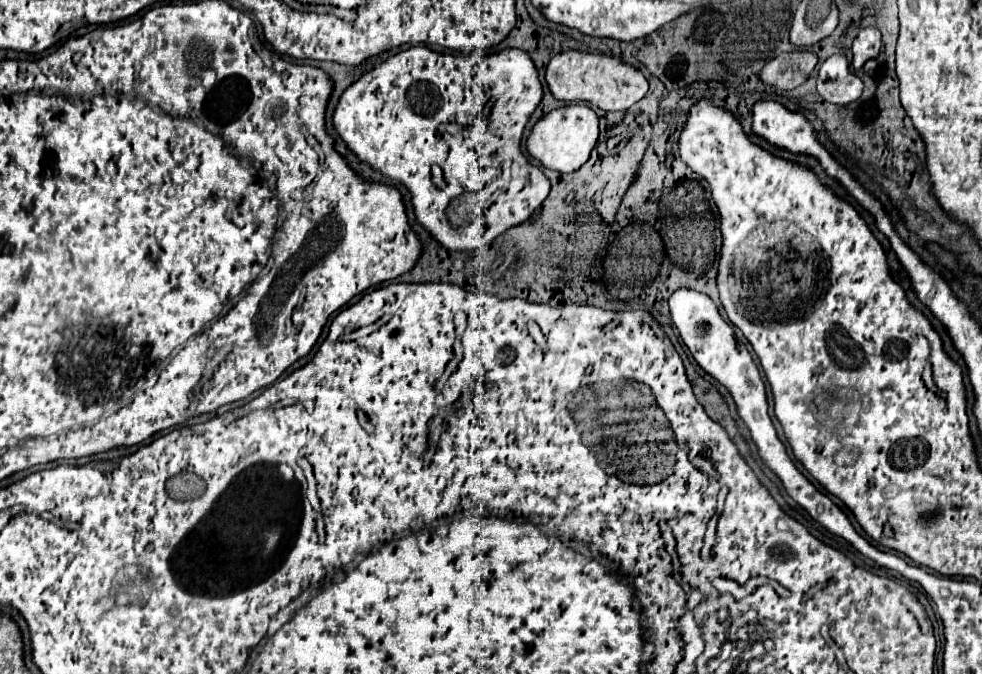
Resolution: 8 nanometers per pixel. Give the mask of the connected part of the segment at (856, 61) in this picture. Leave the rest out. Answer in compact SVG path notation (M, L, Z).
M868 27L868 31L862 29L852 43L852 67L858 71L868 59L876 59L880 47L882 47L880 31L872 27Z

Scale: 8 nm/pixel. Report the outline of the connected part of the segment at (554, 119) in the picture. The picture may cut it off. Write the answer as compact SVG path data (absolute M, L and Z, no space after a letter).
M566 105L554 109L538 121L528 137L528 153L538 159L544 167L558 173L578 171L590 157L598 141L598 115L588 105Z

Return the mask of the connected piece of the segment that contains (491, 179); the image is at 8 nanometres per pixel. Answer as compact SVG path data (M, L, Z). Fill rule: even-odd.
M410 47L408 51L402 51L402 53L398 53L398 55L394 55L394 57L390 57L388 61L384 61L380 67L376 67L374 71L370 71L370 73L366 73L366 75L362 75L358 81L356 81L352 87L348 87L346 89L346 93L340 97L340 103L338 103L338 107L336 107L336 111L334 111L334 127L336 127L336 131L340 133L340 137L346 141L346 145L362 159L362 161L366 161L370 167L374 167L374 169L378 169L380 173L384 173L384 175L388 175L390 179L394 179L394 181L398 181L398 183L402 183L402 185L406 185L408 189L410 189L410 193L412 193L412 205L414 205L414 211L416 211L416 217L418 217L418 221L436 237L436 241L440 243L440 245L444 245L444 247L482 247L482 245L488 245L490 241L494 241L498 235L502 235L506 229L510 229L510 227L516 227L516 225L520 225L520 223L524 223L540 205L542 205L542 201L548 197L548 193L550 193L550 181L546 179L546 175L538 169L538 167L534 167L524 155L522 155L522 149L520 149L520 141L522 141L522 135L524 135L524 127L526 127L526 123L530 121L530 117L532 117L532 113L536 111L536 107L538 107L538 103L540 103L540 99L542 99L542 85L540 85L540 79L538 79L538 71L536 71L536 67L534 67L534 63L532 63L532 59L524 53L524 51L520 51L520 49L506 49L506 51L500 51L500 53L494 53L494 55L484 55L484 53L470 53L470 55L442 55L442 53L436 53L436 51L430 51L430 49L426 49L426 47ZM484 107L490 107L490 113L488 113L488 117L484 117ZM480 117L484 117L486 119L486 131L474 131L474 123L480 119ZM442 161L442 171L444 171L444 179L446 179L446 189L438 189L434 183L432 183L432 177L430 177L430 167L432 167L432 163L440 163Z

